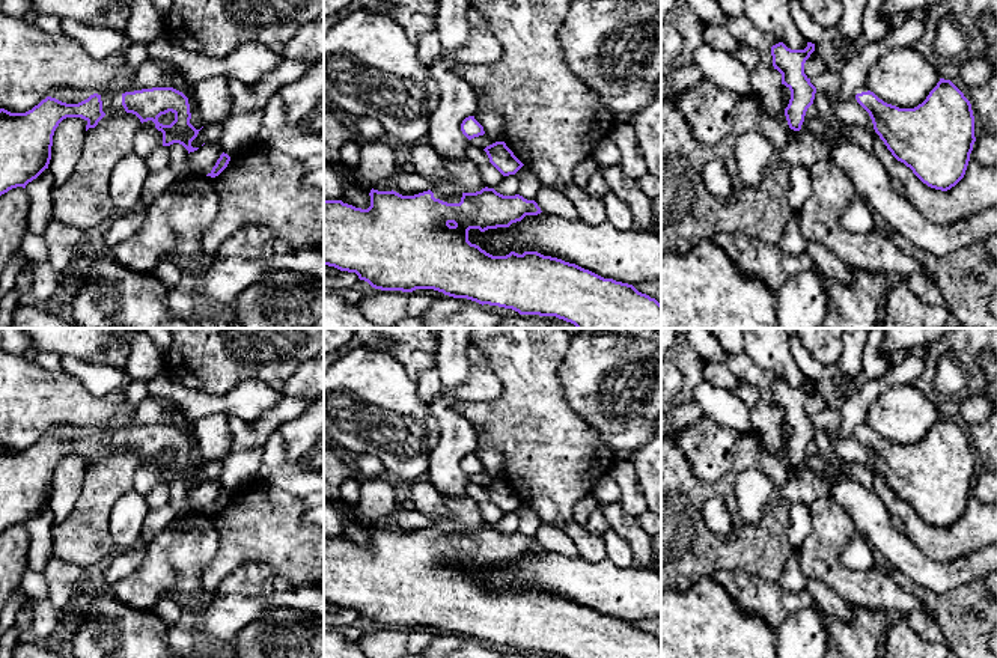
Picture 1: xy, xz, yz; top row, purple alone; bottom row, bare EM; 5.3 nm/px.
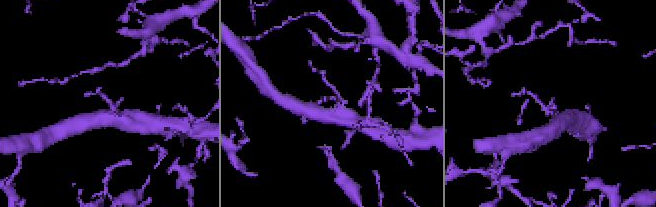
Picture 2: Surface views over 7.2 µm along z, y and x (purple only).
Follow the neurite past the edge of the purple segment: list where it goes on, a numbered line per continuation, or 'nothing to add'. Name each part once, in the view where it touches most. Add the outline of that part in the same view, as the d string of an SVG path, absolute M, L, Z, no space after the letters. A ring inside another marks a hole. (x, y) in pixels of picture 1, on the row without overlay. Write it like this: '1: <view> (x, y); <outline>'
1: xz (446, 529); M440 519L431 524L435 536L440 536L447 541L459 541L462 535L462 525L450 521L450 519Z

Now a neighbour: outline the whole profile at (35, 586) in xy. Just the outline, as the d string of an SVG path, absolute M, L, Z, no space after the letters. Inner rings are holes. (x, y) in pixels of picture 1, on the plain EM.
M29 565L23 571L21 589L24 590L26 596L35 602L44 601L48 596L48 584L45 577L32 571Z

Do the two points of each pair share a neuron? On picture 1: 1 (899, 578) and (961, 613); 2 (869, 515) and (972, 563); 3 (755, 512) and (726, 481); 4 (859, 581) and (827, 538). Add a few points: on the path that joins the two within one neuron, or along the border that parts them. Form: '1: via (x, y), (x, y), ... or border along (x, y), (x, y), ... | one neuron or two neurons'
1: via (914, 589), (946, 610) | one neuron
2: via (892, 541), (923, 571), (946, 571) | one neuron
3: border along (756, 467), (735, 478), (735, 512), (746, 521) | two neurons
4: via (845, 577), (827, 559), (827, 551) | one neuron

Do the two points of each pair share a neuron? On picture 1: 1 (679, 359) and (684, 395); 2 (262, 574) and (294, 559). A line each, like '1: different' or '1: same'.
1: same
2: different

